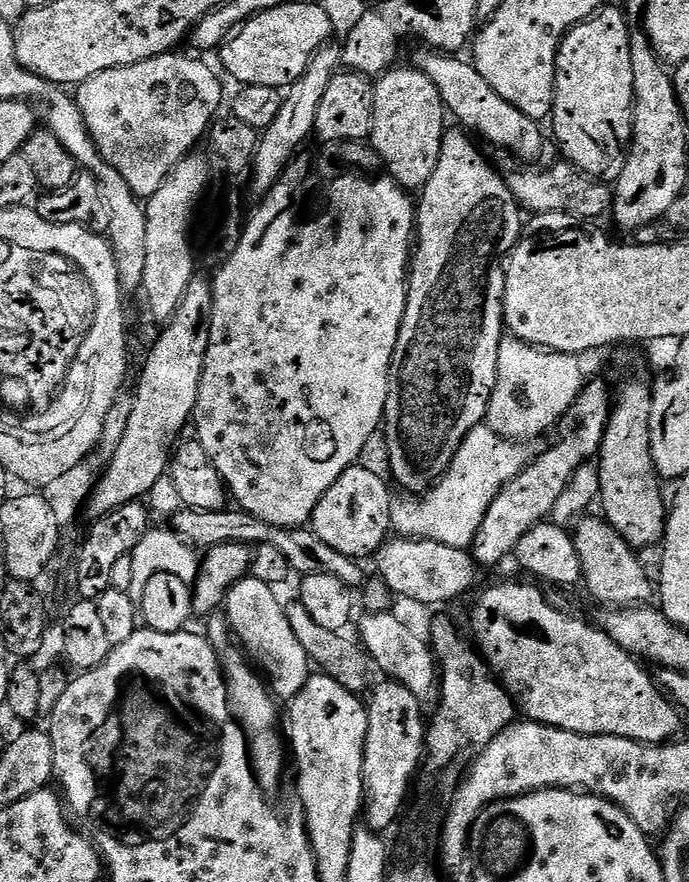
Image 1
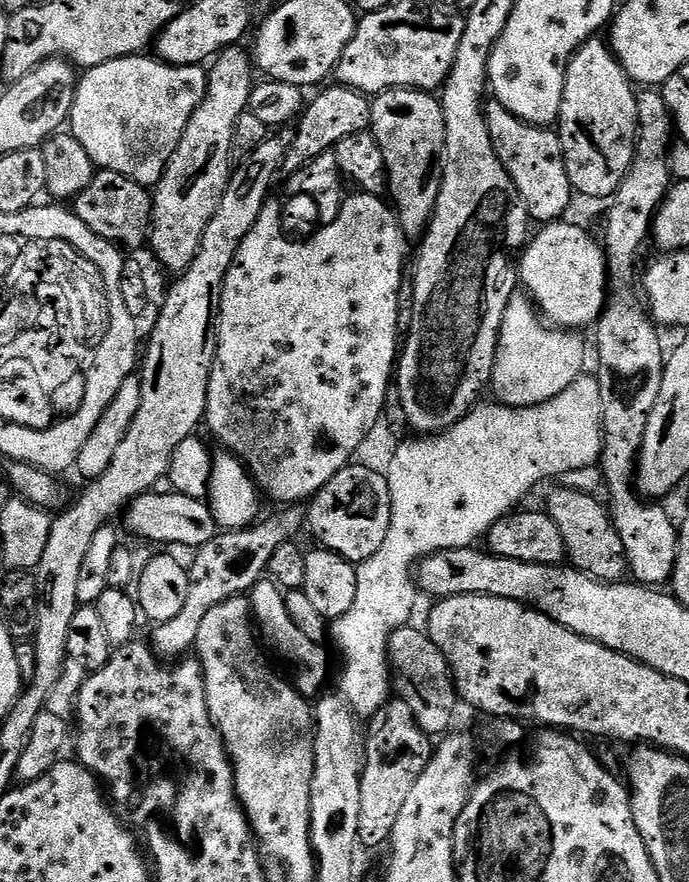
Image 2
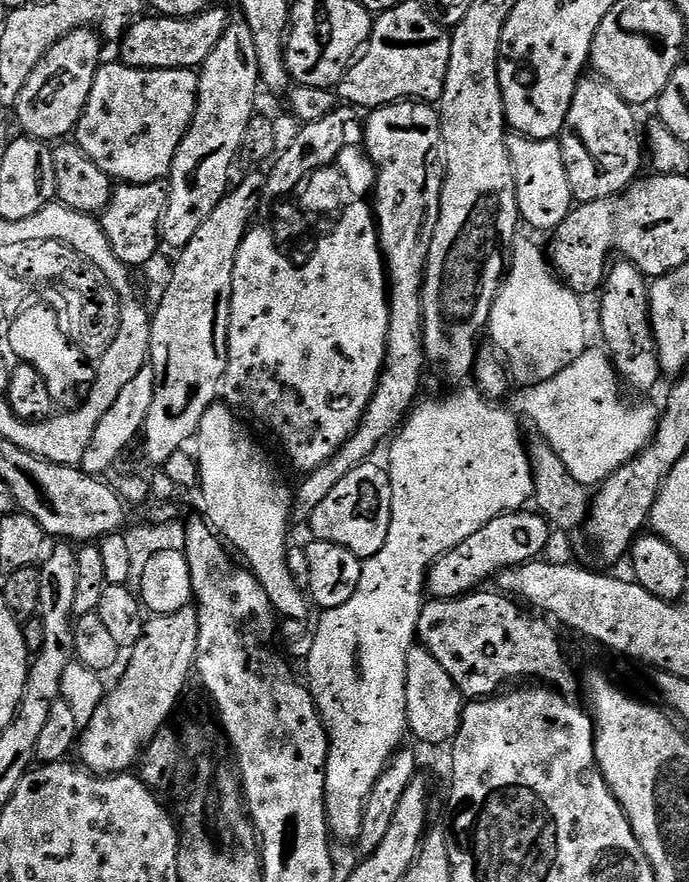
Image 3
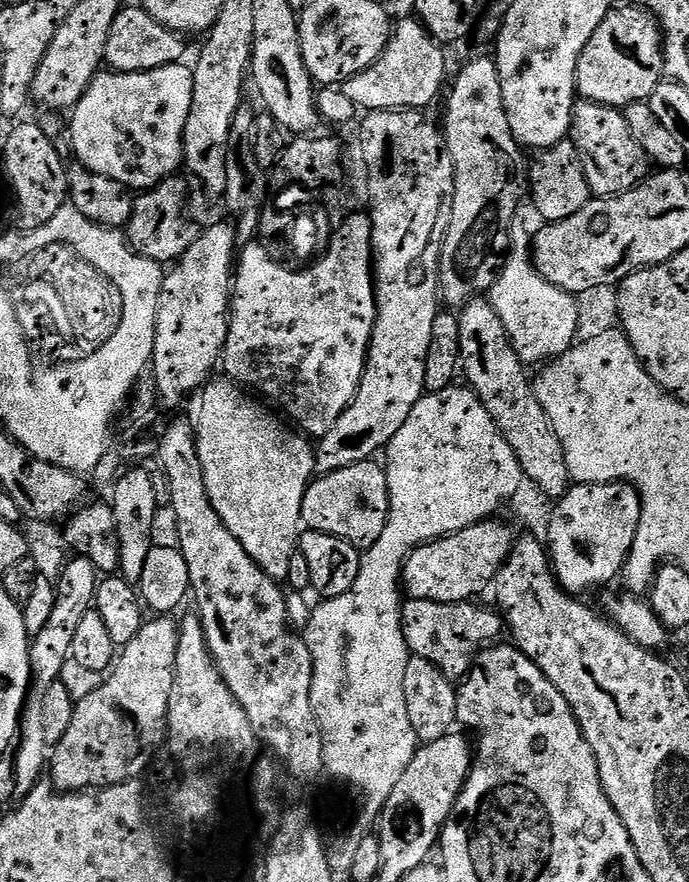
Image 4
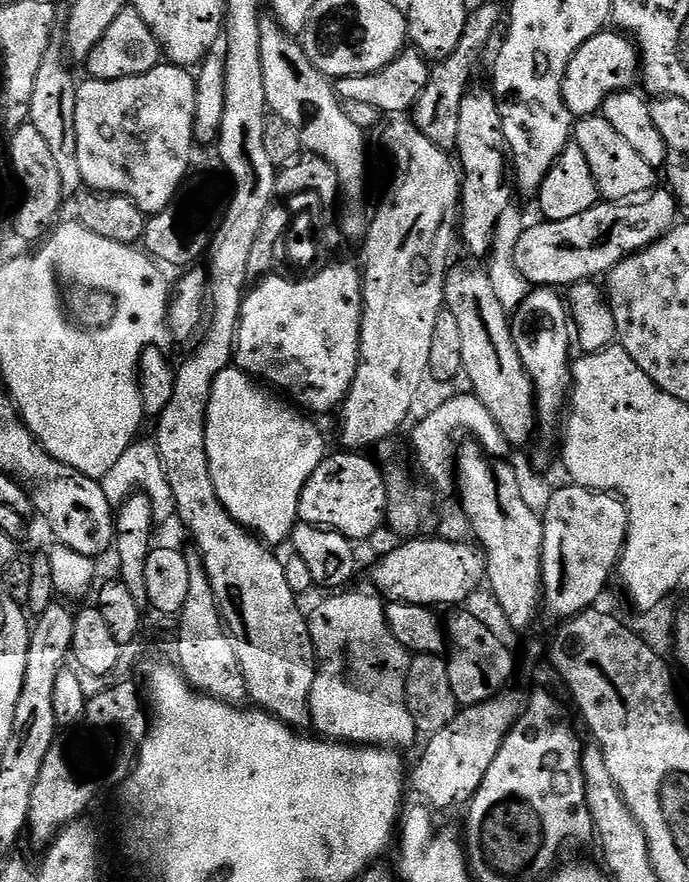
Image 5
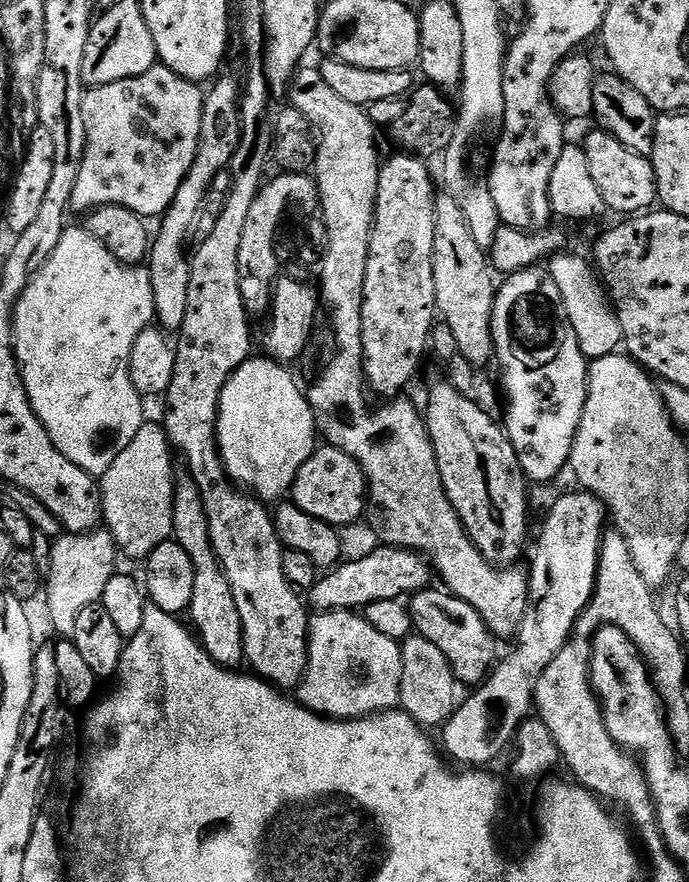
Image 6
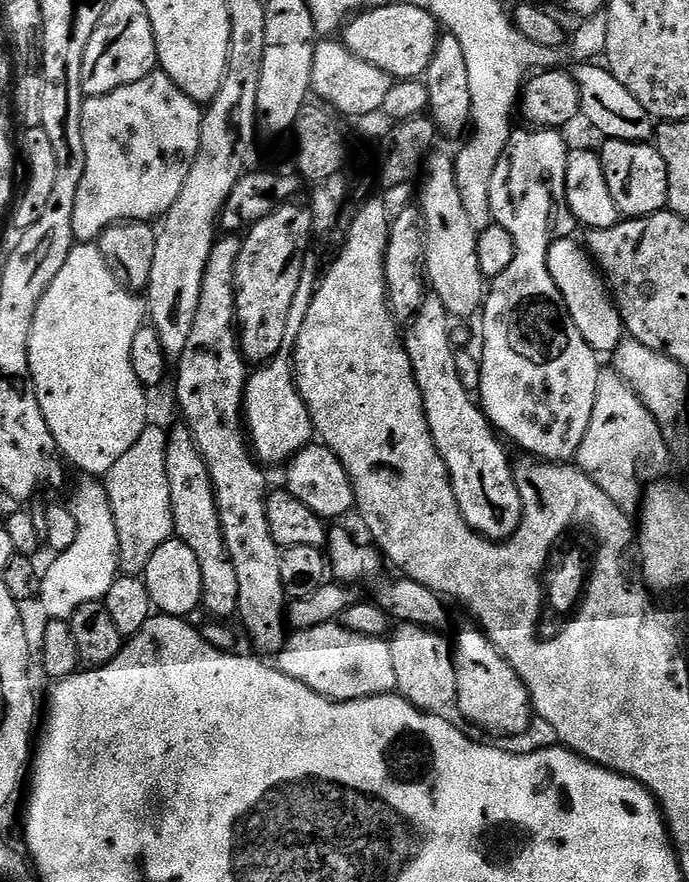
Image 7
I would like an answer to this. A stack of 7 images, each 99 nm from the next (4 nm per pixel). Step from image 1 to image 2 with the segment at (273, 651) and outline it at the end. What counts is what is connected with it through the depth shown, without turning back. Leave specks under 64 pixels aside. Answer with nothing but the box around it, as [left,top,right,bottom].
[250,578,328,698]

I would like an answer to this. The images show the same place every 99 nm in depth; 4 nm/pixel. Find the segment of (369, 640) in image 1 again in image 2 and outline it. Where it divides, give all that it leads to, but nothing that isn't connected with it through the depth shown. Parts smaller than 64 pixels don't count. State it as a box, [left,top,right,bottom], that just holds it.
[388,627,458,738]

